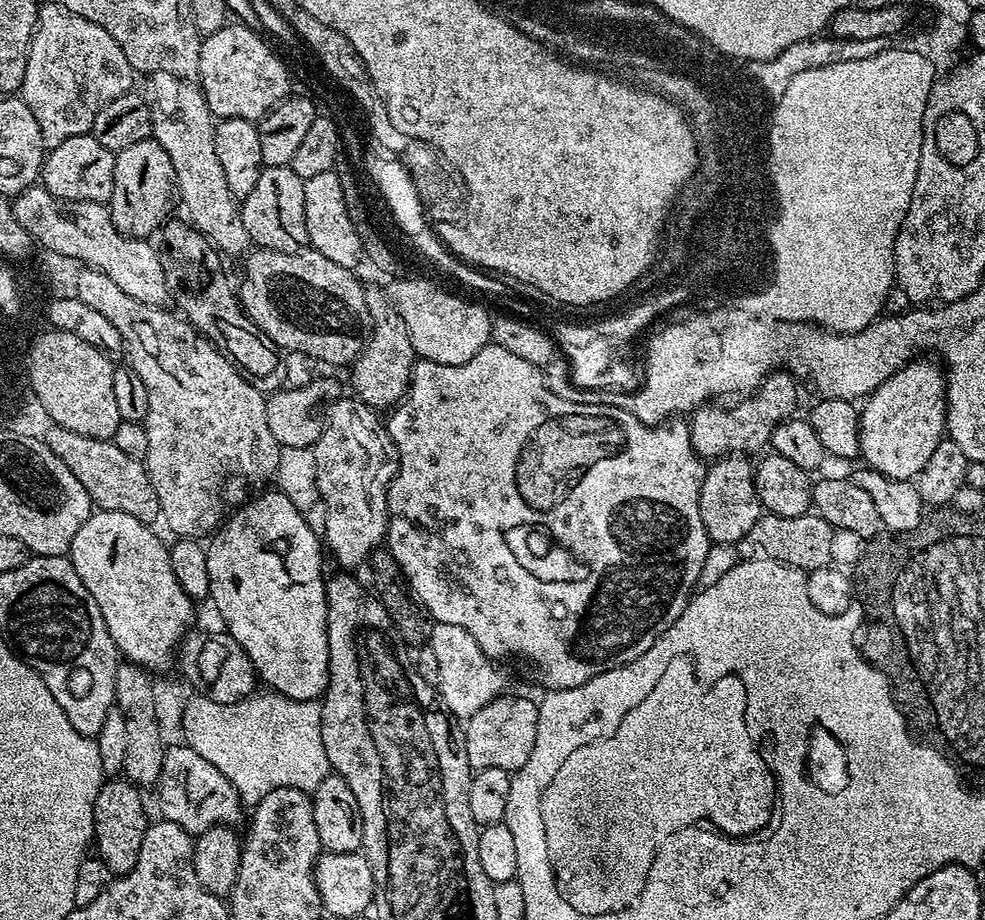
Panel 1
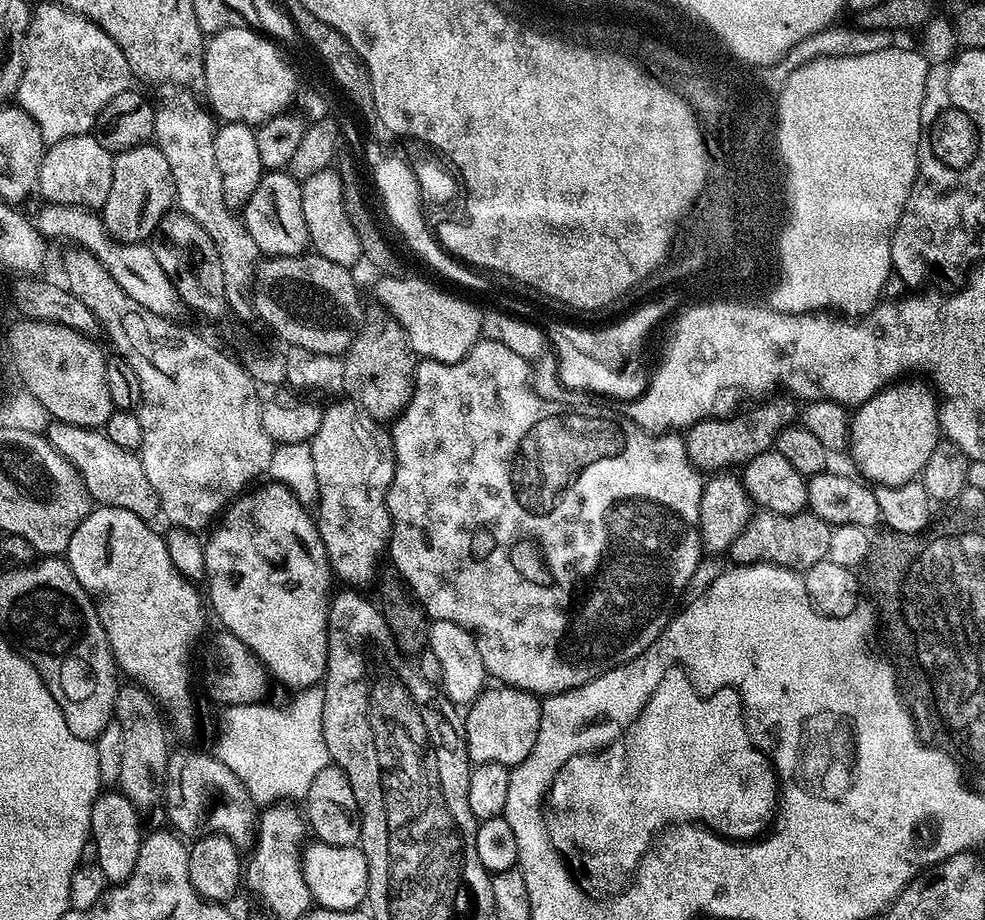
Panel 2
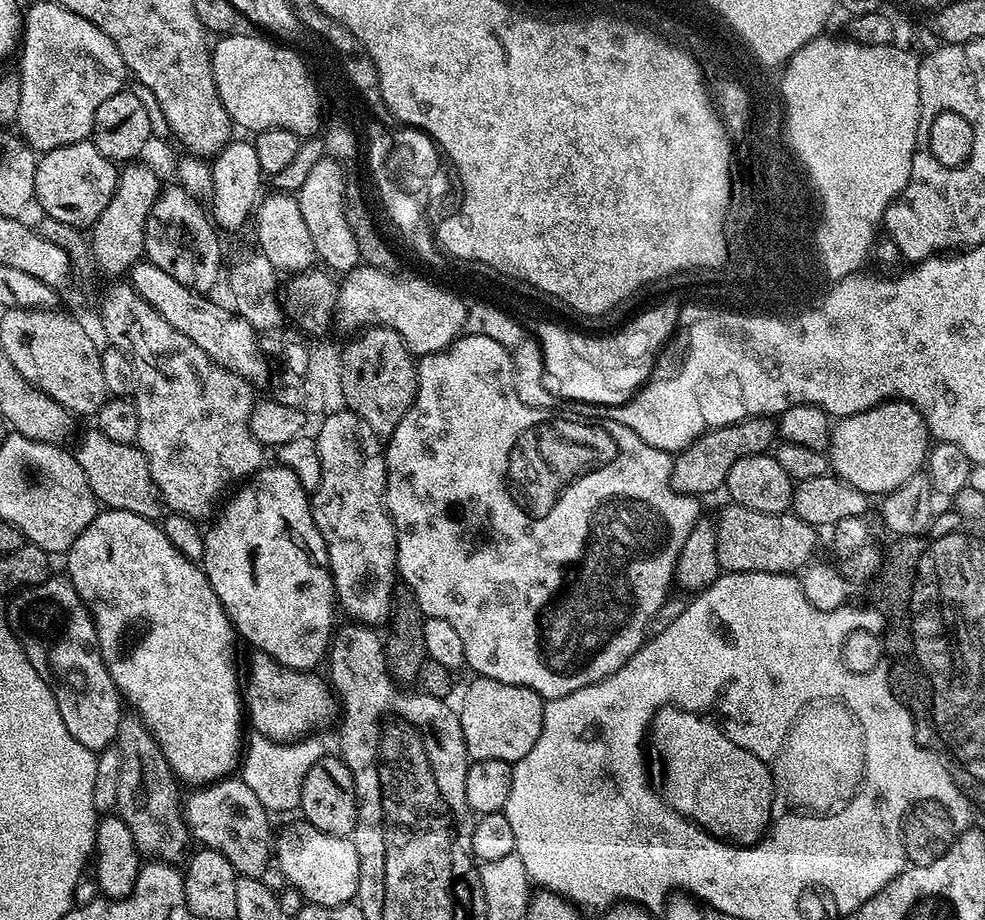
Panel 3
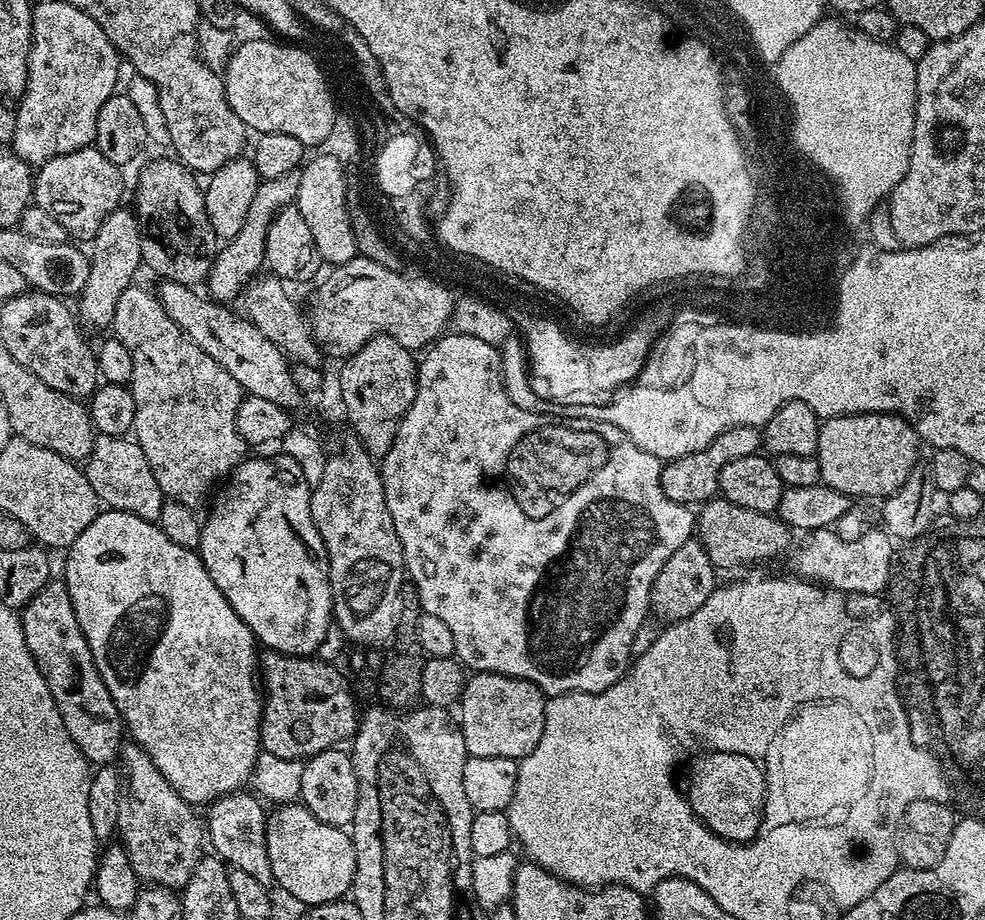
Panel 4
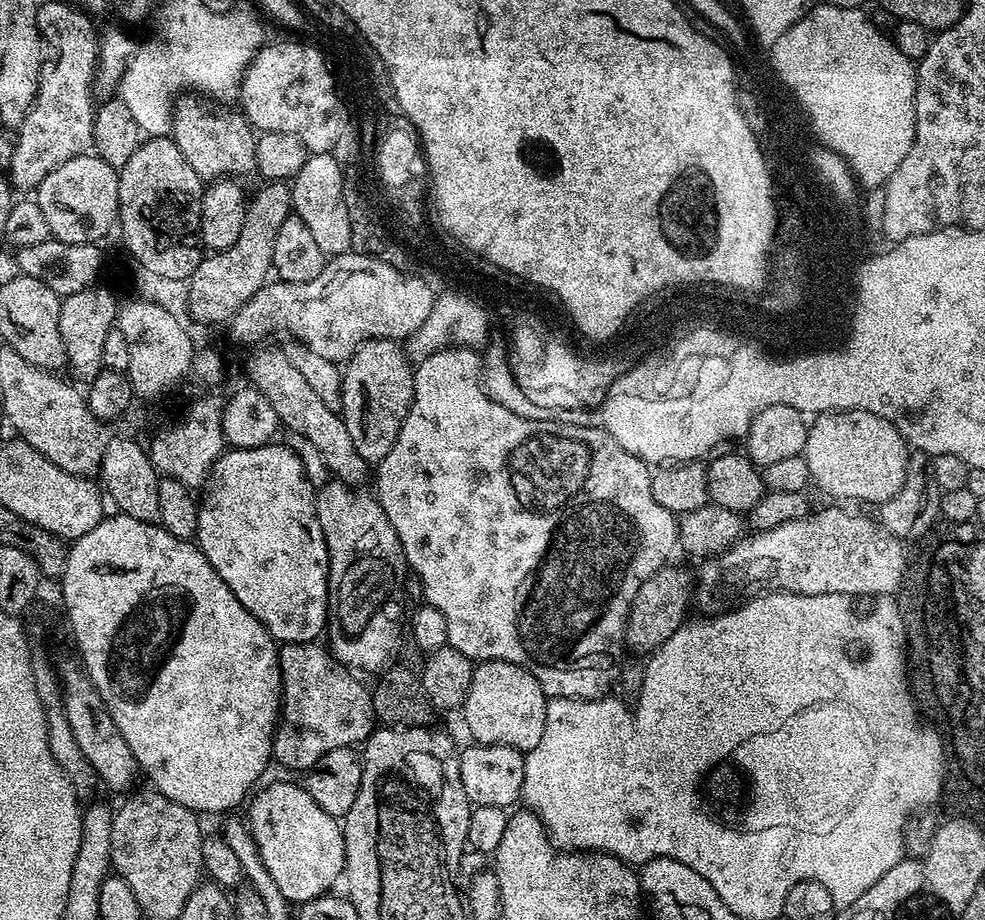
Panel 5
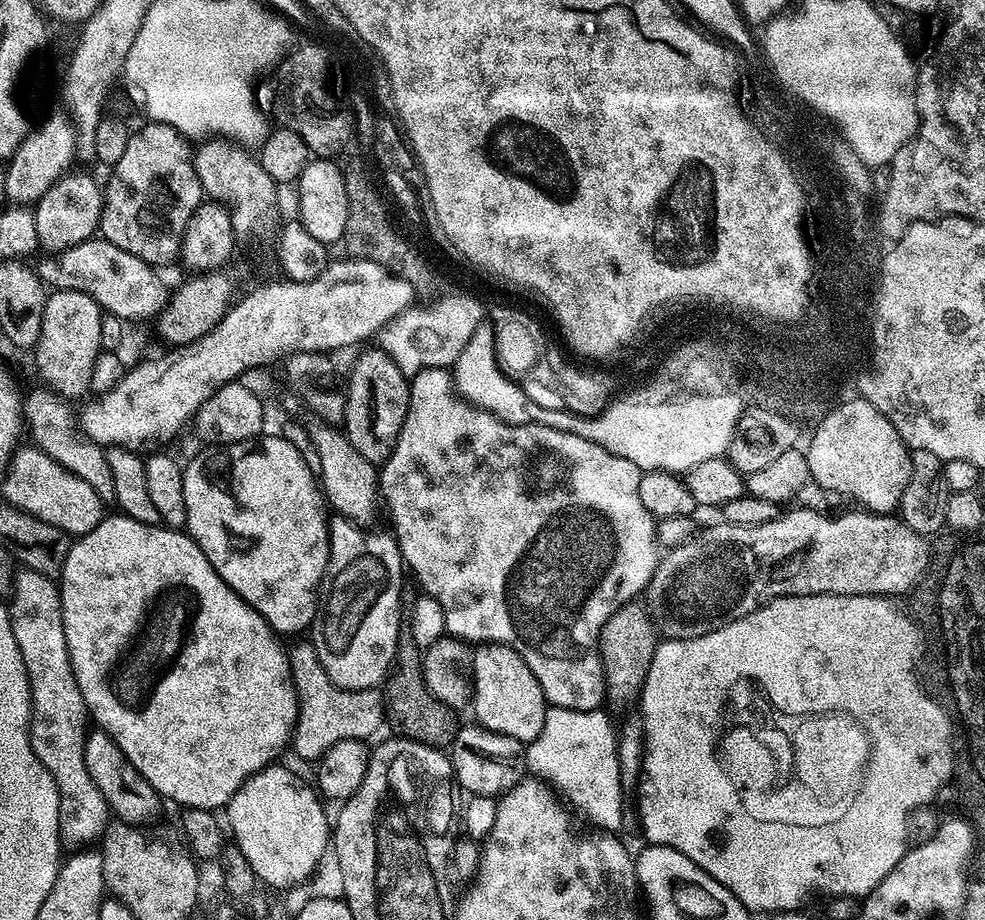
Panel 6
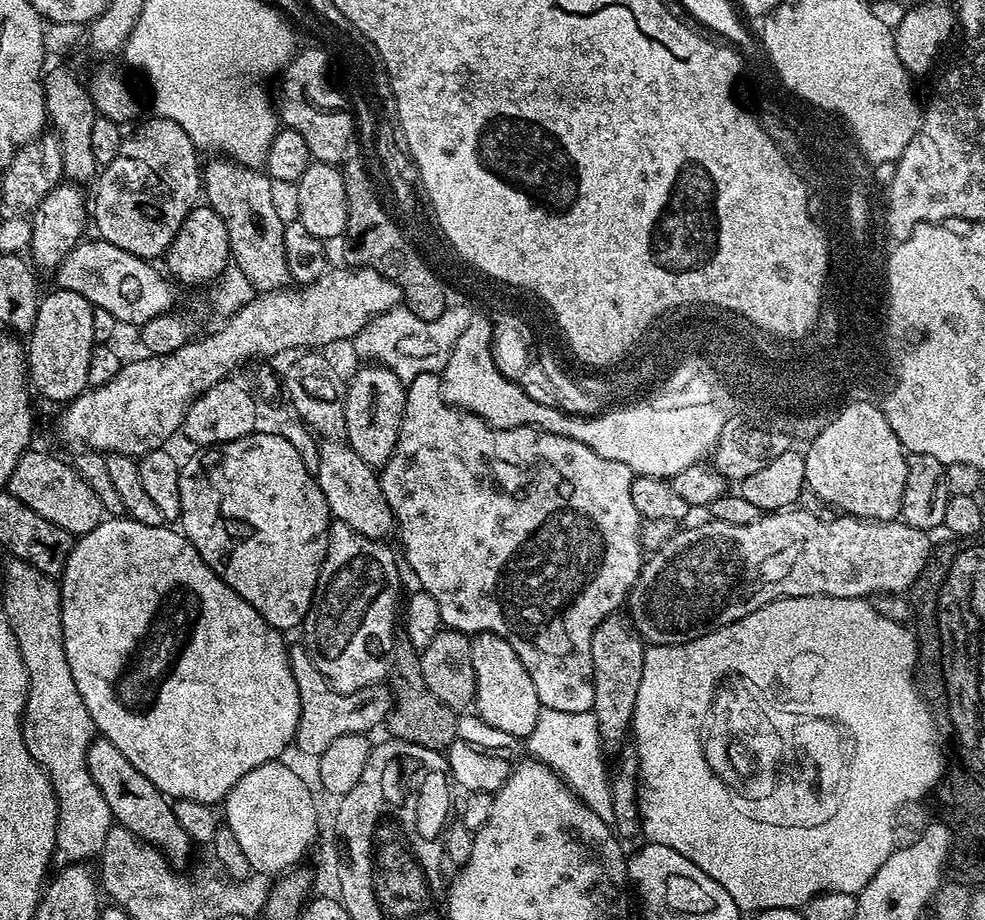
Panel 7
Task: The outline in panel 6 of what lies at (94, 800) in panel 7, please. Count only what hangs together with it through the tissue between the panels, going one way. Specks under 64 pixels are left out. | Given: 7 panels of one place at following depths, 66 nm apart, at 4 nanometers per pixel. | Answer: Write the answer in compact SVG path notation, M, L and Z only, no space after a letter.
M27 570L21 571L15 579L14 595L10 600L10 615L12 618L12 629L14 630L14 642L18 642L18 650L22 650L22 662L26 662L26 674L28 675L28 685L32 691L32 749L34 754L38 754L38 758L42 762L42 766L46 766L46 770L52 772L52 777L56 779L56 785L60 791L60 833L65 841L68 840L72 846L84 846L87 840L96 841L103 837L105 828L110 823L110 809L106 801L102 798L102 790L98 790L98 786L94 786L94 778L90 778L90 770L86 770L86 758L84 757L84 737L86 735L86 727L84 722L88 722L90 713L84 707L84 699L78 690L78 682L74 678L74 670L70 662L70 654L66 646L66 630L62 626L62 602L60 601L60 589L57 581L51 576L43 576L37 572Z

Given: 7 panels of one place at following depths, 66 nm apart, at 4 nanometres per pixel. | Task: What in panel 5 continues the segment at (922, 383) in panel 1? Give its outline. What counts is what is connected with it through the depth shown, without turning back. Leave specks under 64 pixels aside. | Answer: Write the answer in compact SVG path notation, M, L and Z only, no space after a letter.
M850 409L845 412L825 412L817 415L802 442L802 455L808 464L814 484L825 488L832 496L845 496L848 500L865 500L868 504L879 506L884 501L894 498L902 490L902 482L908 473L910 445L904 435L886 418L870 414L862 409Z

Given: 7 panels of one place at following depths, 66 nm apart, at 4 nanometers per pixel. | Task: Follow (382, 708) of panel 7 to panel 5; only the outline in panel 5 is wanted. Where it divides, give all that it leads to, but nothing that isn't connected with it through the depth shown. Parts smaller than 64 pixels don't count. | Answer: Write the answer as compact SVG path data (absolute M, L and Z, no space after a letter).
M323 643L280 644L280 718L272 738L272 760L300 774L330 750L361 745L375 731L371 691L329 653Z

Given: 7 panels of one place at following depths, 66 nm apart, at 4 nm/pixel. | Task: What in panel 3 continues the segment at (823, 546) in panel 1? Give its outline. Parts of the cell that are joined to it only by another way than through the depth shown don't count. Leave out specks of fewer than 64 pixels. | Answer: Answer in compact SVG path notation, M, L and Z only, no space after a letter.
M729 503L716 525L716 553L724 572L783 572L796 574L808 568L816 552L817 529L802 522L791 510L766 514Z

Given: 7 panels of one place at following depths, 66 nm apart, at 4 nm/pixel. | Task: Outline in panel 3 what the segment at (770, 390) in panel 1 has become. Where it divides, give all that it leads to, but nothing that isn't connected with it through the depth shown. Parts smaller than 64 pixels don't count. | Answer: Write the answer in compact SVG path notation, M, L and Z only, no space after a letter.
M766 416L740 420L737 424L728 424L725 428L710 430L698 437L693 444L686 446L675 457L672 464L674 490L697 498L704 498L707 492L716 492L719 488L721 491L730 474L730 466L734 466L738 458L767 453L777 440L777 421Z

